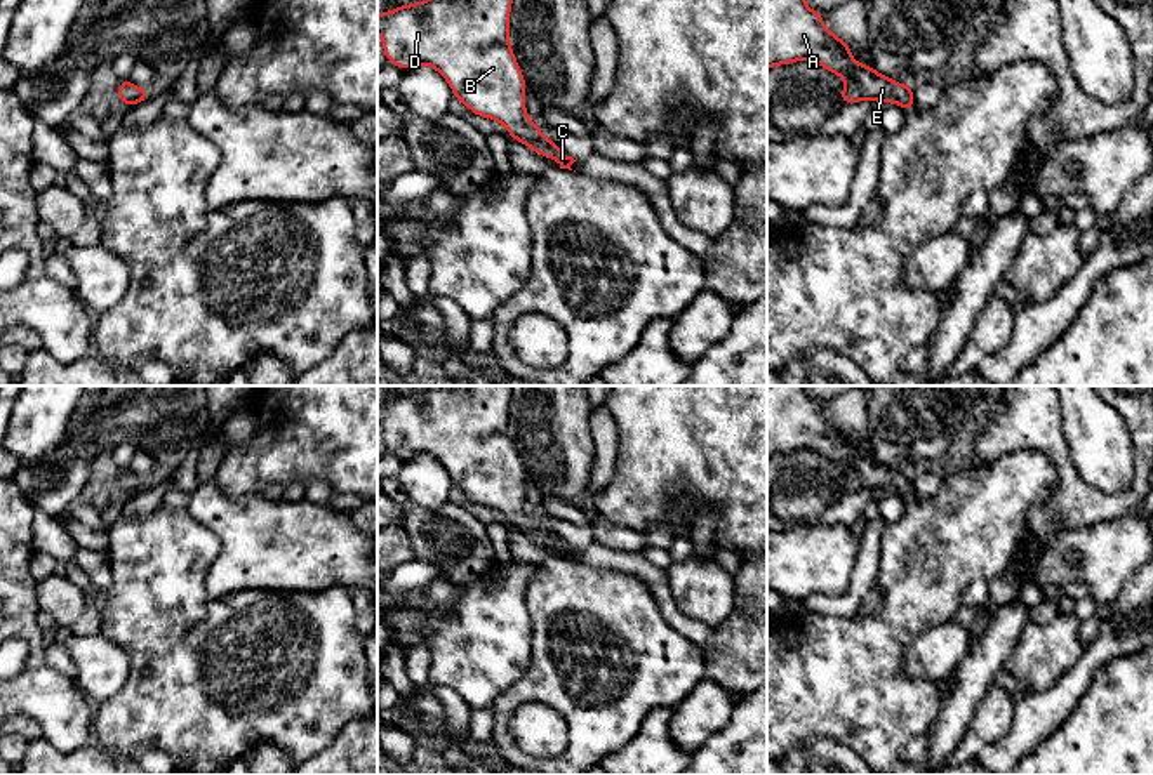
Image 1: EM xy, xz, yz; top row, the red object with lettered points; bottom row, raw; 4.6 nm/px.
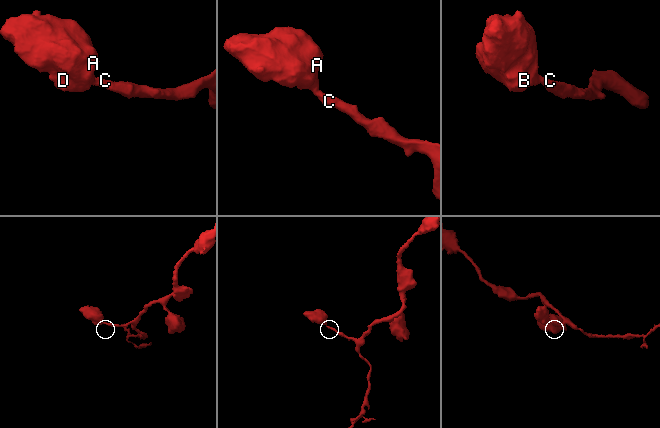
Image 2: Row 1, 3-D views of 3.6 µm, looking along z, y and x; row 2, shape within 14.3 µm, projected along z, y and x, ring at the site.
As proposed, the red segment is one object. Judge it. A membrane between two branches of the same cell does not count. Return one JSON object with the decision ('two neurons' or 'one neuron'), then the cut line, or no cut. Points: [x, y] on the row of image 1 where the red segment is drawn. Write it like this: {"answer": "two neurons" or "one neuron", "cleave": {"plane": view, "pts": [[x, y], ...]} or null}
{"answer": "one neuron", "cleave": null}

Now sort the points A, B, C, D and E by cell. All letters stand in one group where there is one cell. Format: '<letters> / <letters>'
A B C D E

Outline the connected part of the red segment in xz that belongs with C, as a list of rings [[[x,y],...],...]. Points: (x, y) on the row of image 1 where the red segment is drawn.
[[[426,0],[377,14],[377,33],[384,57],[405,71],[416,64],[435,68],[450,85],[456,99],[478,116],[501,122],[510,137],[534,153],[555,160],[560,169],[576,162],[548,139],[525,111],[527,83],[510,47],[510,10],[513,0]]]

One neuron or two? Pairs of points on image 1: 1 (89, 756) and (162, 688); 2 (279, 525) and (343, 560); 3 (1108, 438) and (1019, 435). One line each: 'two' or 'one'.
1: two
2: one
3: two

